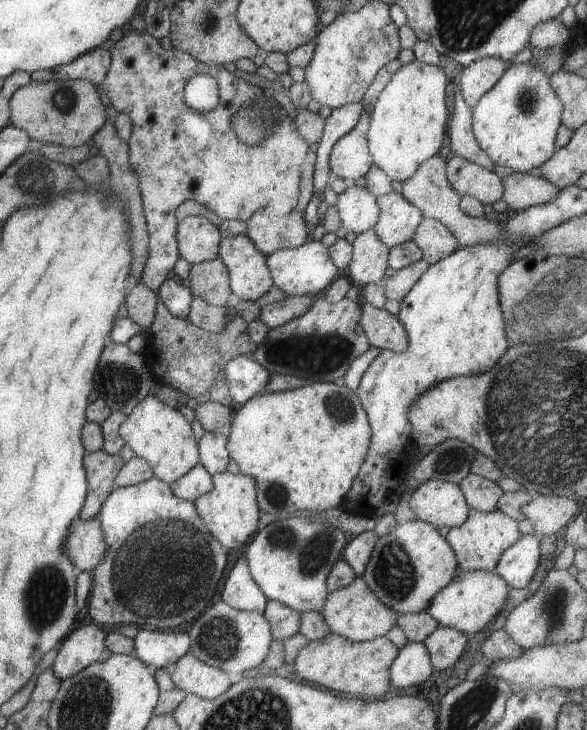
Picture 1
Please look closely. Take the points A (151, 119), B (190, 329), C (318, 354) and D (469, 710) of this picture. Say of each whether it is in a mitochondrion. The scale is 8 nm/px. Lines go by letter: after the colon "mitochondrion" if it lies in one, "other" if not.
A: other
B: other
C: mitochondrion
D: mitochondrion

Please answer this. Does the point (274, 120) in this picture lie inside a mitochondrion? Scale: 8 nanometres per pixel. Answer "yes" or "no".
no

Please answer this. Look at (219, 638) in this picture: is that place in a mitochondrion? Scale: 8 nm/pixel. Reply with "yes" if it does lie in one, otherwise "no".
yes

